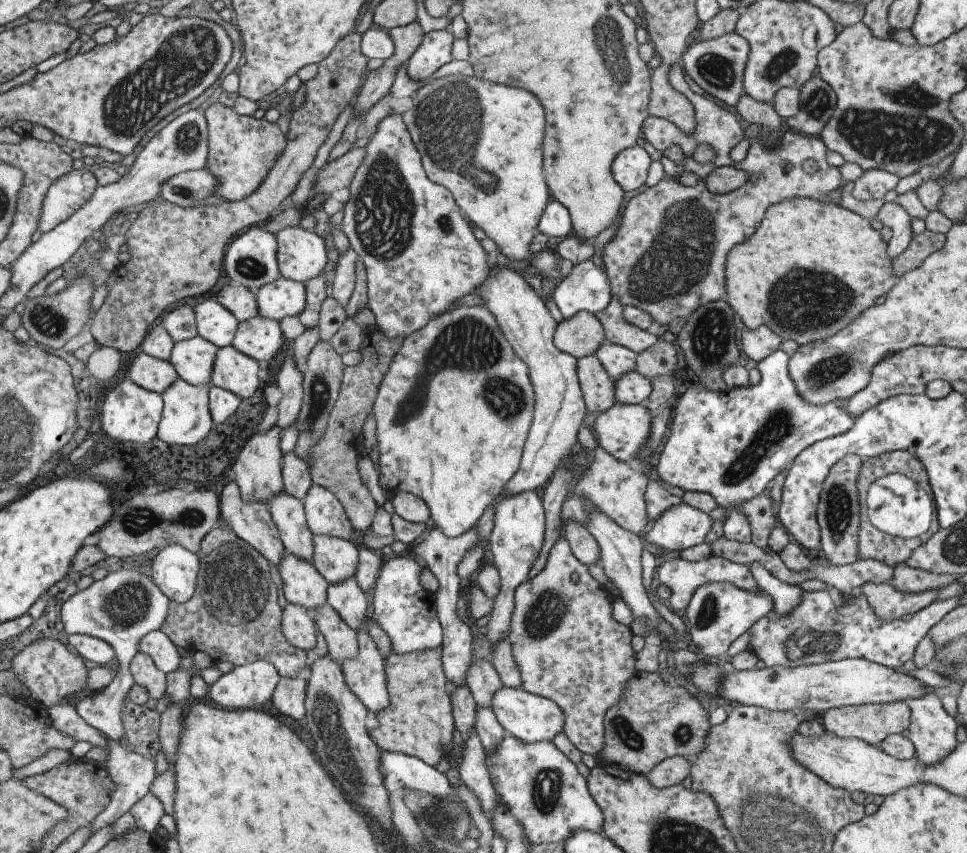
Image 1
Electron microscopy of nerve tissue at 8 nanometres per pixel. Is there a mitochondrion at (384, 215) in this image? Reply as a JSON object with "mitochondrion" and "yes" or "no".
{"mitochondrion":"yes"}

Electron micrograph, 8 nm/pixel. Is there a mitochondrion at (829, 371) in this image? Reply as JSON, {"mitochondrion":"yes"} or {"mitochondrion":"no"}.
{"mitochondrion":"yes"}

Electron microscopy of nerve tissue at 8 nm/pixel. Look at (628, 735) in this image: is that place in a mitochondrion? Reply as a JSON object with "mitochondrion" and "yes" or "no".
{"mitochondrion":"yes"}

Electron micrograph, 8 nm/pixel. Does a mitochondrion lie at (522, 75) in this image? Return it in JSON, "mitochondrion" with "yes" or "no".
{"mitochondrion":"no"}

